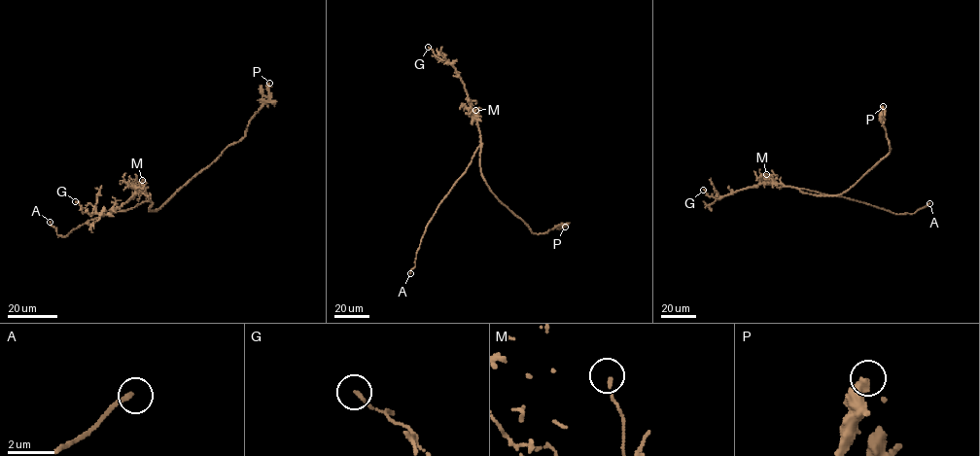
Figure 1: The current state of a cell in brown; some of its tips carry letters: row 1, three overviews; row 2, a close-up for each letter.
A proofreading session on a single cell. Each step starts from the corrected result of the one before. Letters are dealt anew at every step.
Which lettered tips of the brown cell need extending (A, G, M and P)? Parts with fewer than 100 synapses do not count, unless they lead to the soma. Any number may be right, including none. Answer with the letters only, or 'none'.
A

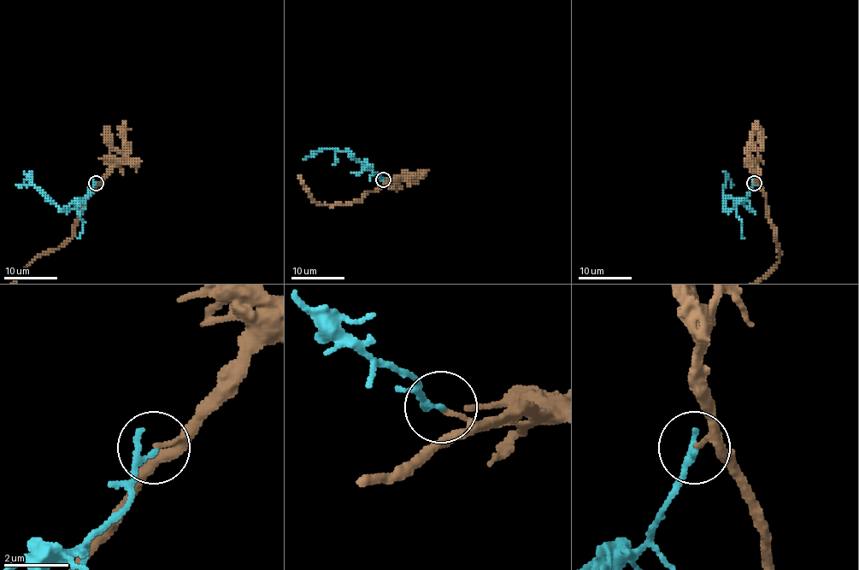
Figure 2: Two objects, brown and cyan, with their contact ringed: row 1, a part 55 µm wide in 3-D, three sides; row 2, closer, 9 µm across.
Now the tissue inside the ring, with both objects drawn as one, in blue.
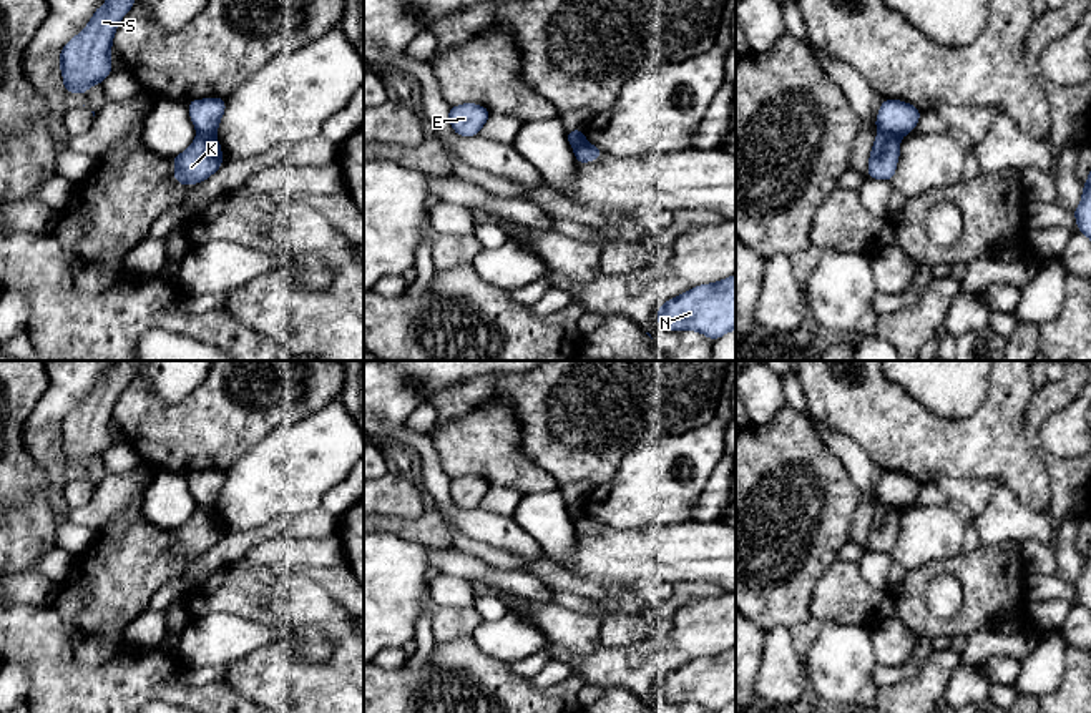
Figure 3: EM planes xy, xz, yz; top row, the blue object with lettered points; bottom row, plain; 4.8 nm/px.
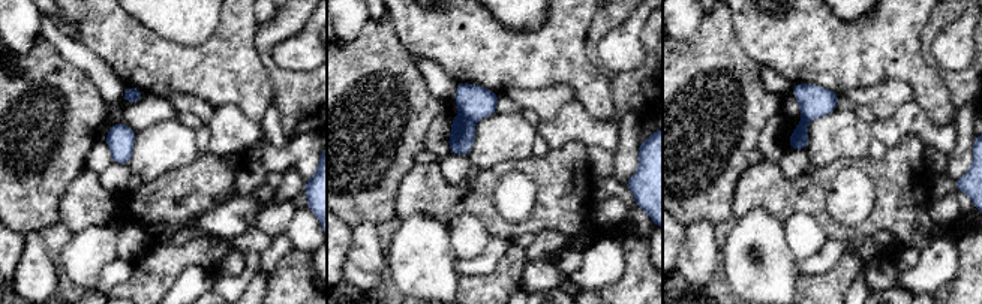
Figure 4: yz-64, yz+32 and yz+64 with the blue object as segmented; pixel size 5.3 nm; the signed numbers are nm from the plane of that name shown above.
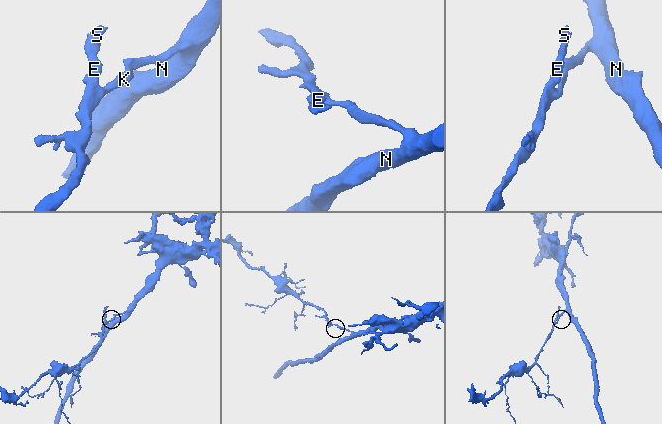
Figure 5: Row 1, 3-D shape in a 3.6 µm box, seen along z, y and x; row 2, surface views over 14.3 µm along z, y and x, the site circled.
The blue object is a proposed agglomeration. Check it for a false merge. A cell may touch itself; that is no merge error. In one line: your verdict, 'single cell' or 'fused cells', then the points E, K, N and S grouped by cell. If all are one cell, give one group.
fused cells | E K S / N

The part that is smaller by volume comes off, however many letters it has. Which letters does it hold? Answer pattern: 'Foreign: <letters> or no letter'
Foreign: E, K, S

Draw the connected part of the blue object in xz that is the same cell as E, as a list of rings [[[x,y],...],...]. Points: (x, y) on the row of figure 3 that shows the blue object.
[[[463,103],[448,110],[448,120],[458,136],[477,136],[490,118],[490,111],[475,103]]]

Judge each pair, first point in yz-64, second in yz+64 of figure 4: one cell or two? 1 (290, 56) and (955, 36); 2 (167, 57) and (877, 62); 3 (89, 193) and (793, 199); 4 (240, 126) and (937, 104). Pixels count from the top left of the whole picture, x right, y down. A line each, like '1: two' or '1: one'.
1: one
2: one
3: one
4: two

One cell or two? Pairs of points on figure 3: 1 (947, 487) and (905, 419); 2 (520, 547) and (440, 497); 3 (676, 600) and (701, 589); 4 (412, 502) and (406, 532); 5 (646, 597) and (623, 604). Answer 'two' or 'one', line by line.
1: two
2: one
3: one
4: two
5: one

